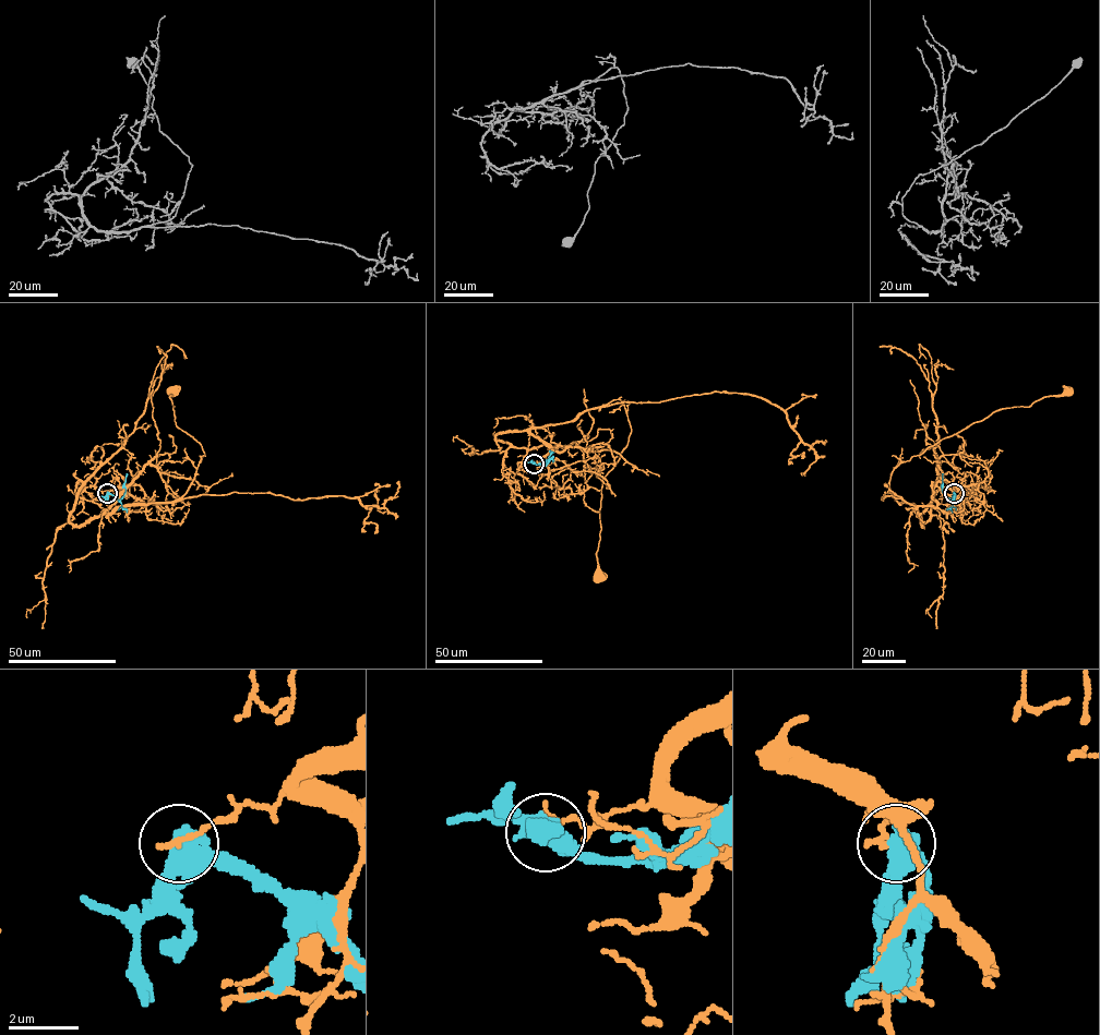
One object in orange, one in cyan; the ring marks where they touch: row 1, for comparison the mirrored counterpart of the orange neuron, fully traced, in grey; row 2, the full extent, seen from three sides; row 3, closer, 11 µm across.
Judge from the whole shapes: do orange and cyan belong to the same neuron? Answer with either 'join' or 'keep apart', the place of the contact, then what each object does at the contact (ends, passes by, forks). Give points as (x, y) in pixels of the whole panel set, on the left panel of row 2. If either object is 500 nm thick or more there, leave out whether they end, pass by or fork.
keep apart; at (107, 493)

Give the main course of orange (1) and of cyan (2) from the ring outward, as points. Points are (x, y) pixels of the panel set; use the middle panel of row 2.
1: (534, 464), (550, 449), (530, 428), (573, 421), (588, 410), (623, 402), (631, 433), (602, 480), (599, 577)
2: (534, 464), (541, 465), (553, 453)

